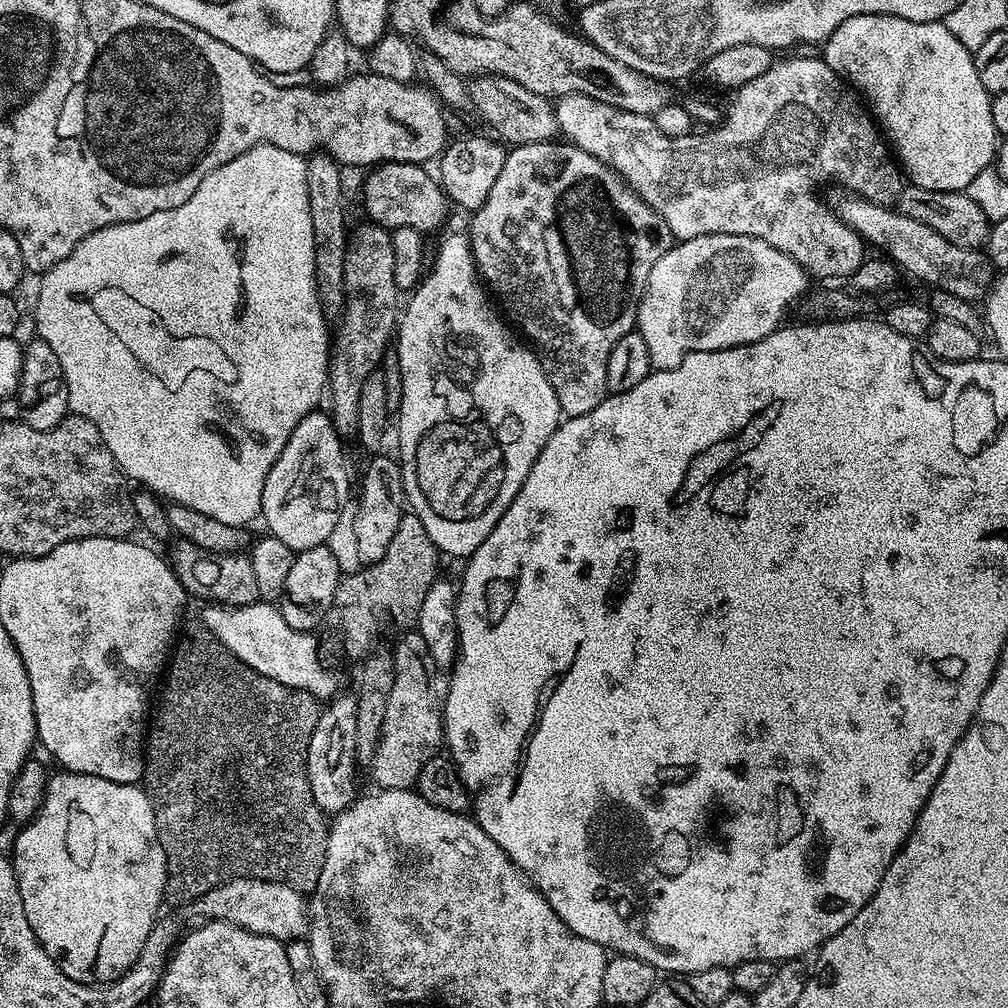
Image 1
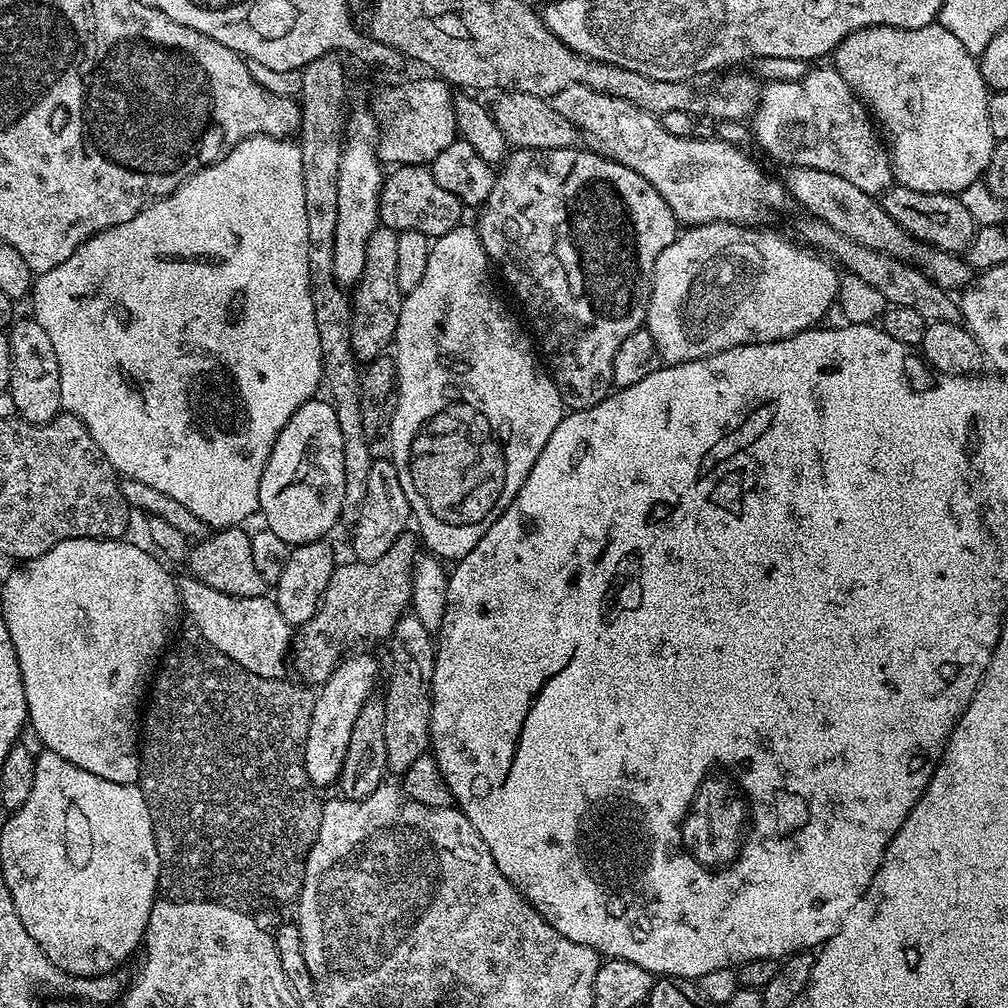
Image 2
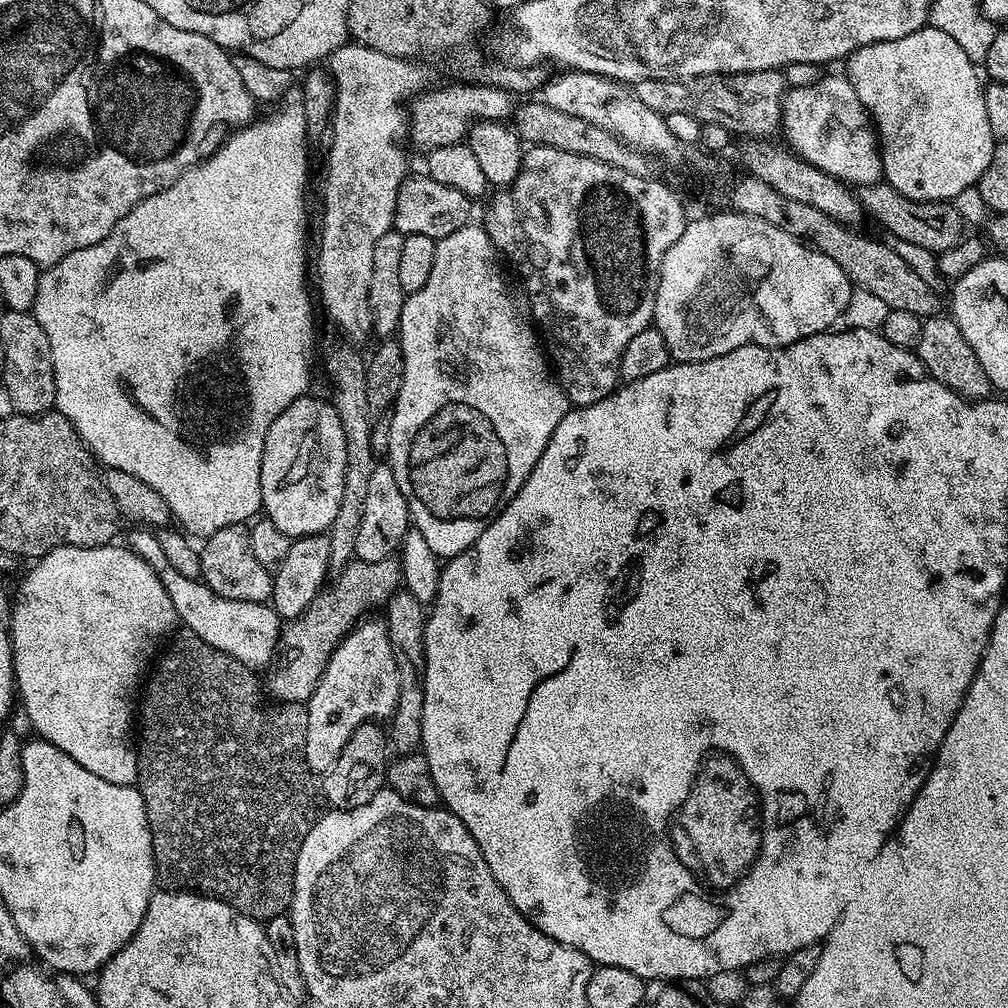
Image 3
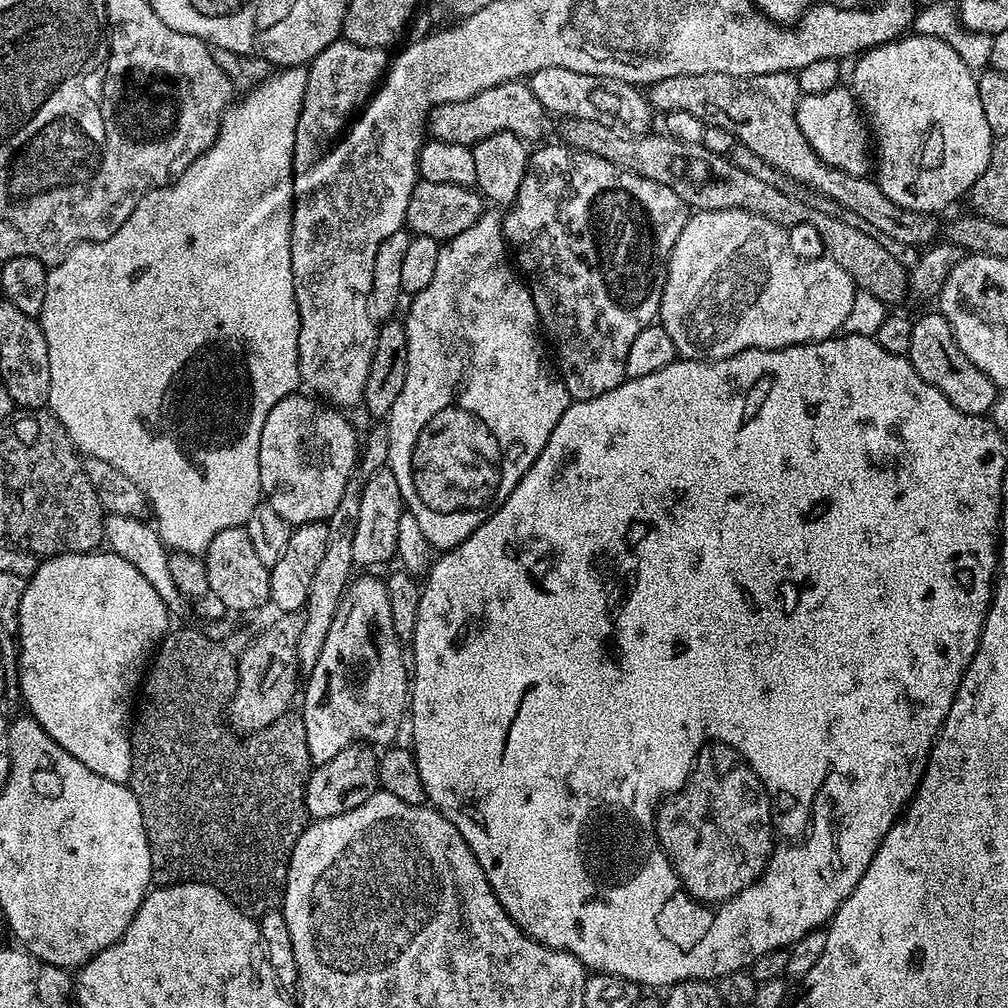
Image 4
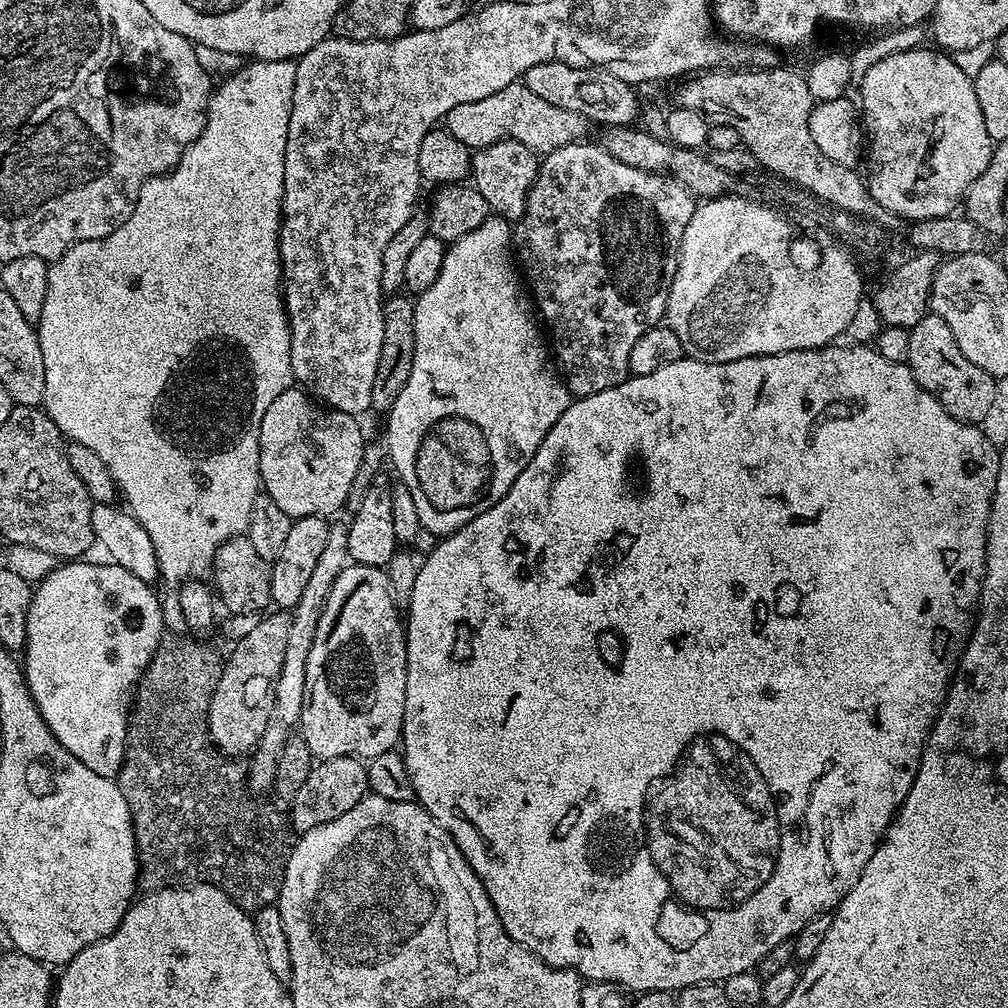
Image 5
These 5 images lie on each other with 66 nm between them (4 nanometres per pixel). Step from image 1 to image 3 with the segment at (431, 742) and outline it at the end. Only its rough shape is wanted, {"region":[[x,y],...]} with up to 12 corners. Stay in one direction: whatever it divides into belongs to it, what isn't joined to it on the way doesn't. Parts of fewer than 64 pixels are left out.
{"region":[[407,590],[386,605],[388,637],[400,667],[390,717],[397,753],[420,748],[424,689],[404,648],[424,642],[426,605]]}

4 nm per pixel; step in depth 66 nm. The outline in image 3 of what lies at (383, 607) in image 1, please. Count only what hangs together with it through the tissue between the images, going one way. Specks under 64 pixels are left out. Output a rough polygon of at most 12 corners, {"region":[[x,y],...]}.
{"region":[[353,559],[283,625],[266,688],[307,702],[330,654],[402,584]]}

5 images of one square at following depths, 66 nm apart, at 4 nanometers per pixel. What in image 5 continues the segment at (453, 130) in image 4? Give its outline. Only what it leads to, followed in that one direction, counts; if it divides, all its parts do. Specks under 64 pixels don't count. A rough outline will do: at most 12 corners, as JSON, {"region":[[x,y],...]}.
{"region":[[522,82],[454,106],[442,124],[473,150],[537,154],[583,141],[588,117]]}

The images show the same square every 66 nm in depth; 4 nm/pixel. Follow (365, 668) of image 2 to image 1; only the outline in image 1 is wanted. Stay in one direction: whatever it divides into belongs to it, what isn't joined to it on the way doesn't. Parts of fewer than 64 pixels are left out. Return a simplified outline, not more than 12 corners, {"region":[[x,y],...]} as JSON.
{"region":[[340,694],[310,734],[308,781],[325,814],[356,792],[355,695]]}

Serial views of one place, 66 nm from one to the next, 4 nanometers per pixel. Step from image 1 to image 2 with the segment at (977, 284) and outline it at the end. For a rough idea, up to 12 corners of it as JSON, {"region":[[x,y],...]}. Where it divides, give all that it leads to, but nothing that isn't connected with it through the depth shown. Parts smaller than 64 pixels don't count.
{"region":[[793,165],[787,193],[867,249],[914,263],[936,285],[967,287],[957,253],[902,230],[841,175]]}

